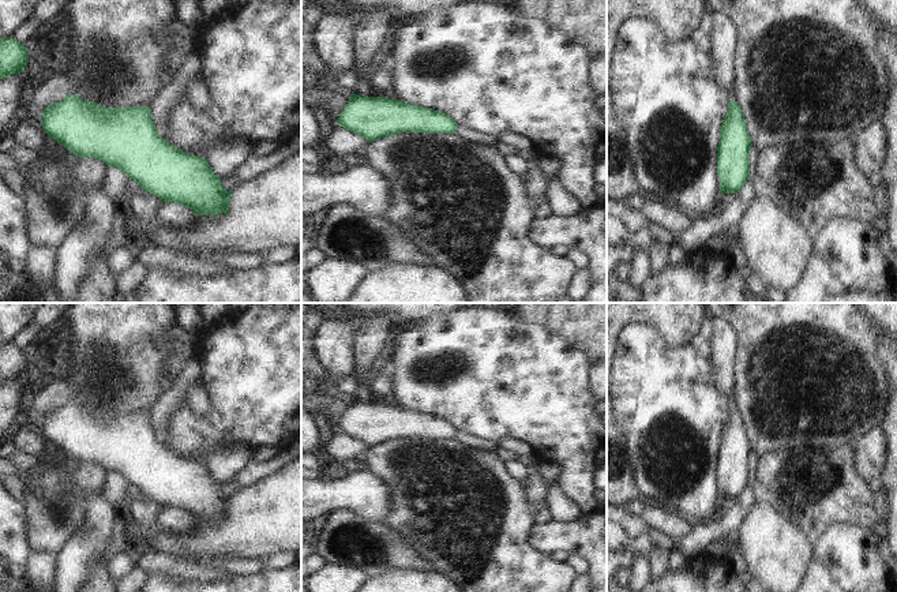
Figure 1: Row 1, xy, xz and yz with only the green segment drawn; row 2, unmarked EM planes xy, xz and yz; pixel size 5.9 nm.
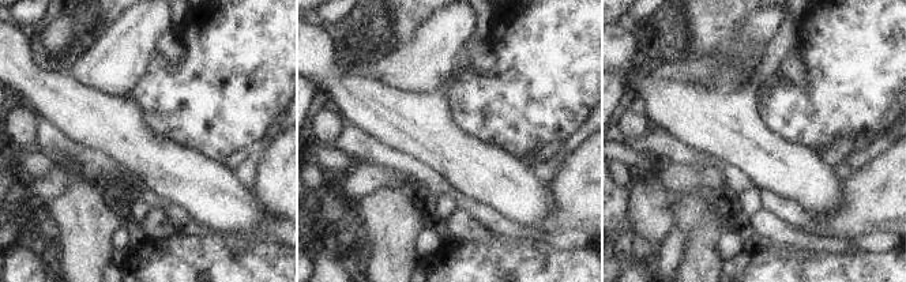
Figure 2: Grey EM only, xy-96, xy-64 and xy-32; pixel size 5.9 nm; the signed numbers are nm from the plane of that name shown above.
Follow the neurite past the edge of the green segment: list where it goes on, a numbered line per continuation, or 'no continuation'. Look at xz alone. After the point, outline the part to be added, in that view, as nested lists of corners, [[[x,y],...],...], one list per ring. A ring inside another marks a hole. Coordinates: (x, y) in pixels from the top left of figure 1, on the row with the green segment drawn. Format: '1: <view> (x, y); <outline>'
no continuation

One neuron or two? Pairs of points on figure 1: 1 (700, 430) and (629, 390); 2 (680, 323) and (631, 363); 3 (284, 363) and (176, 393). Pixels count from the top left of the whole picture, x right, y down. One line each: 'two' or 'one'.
1: one
2: two
3: two

